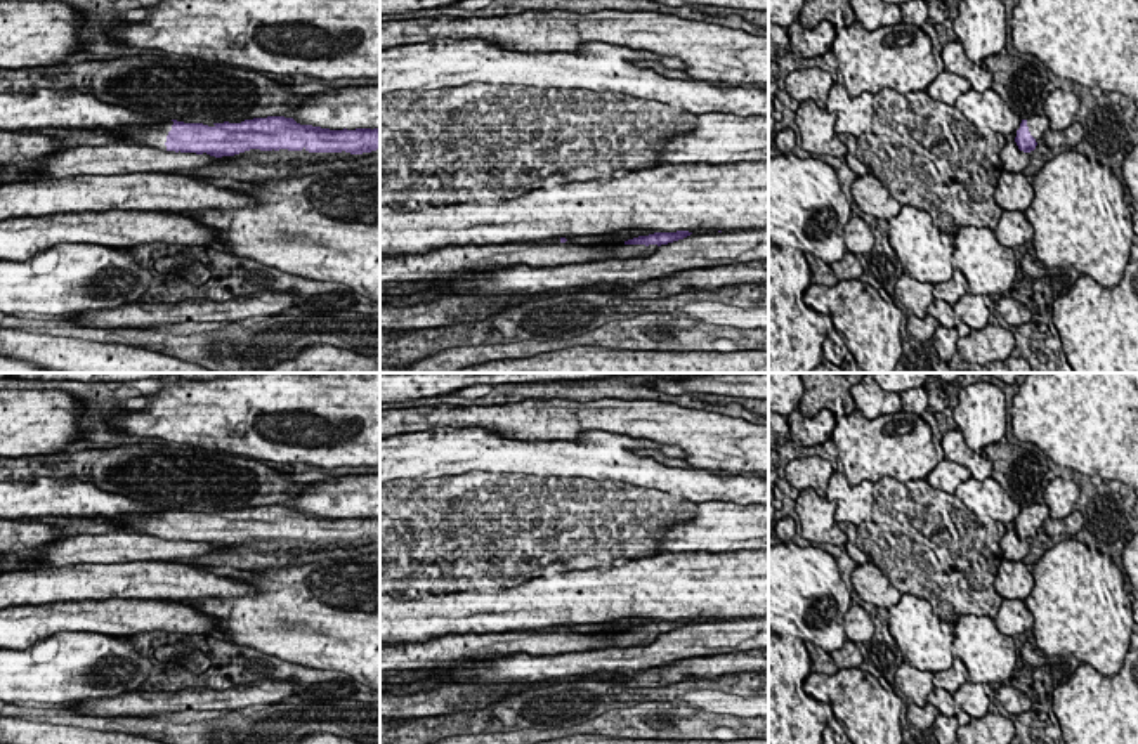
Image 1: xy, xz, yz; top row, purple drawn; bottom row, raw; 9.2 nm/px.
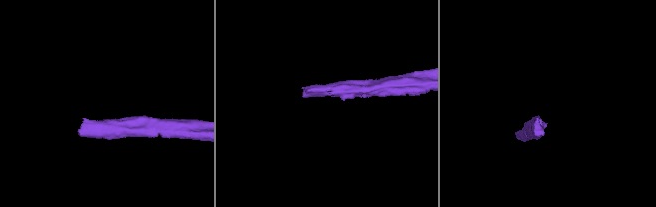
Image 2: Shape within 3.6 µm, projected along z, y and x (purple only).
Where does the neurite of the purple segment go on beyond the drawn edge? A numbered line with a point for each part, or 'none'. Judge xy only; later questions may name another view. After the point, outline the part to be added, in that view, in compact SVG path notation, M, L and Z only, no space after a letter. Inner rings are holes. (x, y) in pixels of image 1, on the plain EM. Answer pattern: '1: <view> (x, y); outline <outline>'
1: xy (155, 524); outline M168 508L168 510L160 510L156 513L151 513L151 515L146 515L146 513L128 513L128 515L123 515L120 519L114 519L114 520L111 520L111 519L97 519L97 520L111 520L111 522L125 527L130 532L153 534L153 536L167 539L165 531L167 531L168 520L172 519L172 513L173 513L173 510Z

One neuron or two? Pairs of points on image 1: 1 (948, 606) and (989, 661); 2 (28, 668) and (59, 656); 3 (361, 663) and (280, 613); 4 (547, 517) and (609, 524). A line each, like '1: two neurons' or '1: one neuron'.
1: two neurons
2: one neuron
3: one neuron
4: one neuron

